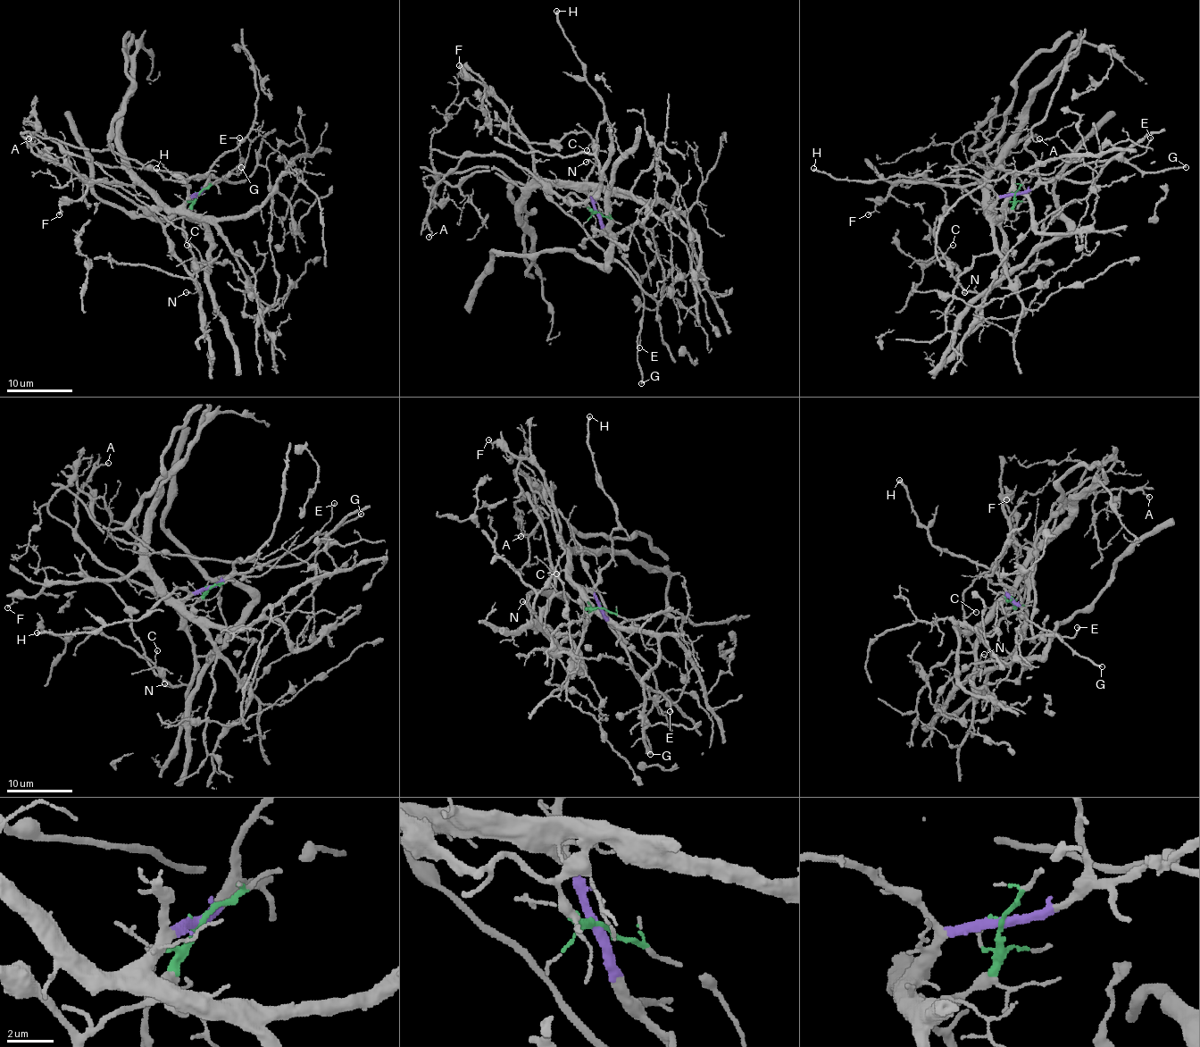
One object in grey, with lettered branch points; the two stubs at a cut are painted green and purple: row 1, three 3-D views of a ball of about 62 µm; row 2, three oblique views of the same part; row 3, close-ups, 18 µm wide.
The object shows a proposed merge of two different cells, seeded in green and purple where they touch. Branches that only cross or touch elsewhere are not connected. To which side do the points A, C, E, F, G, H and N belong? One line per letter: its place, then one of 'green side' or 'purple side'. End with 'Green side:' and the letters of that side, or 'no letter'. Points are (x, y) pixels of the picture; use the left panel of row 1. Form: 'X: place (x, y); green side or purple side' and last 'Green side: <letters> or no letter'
A: place (29, 138); green side
C: place (187, 245); green side
E: place (239, 138); purple side
F: place (59, 214); purple side
G: place (241, 167); purple side
H: place (156, 168); purple side
N: place (186, 292); green side
Green side: A, C, N

